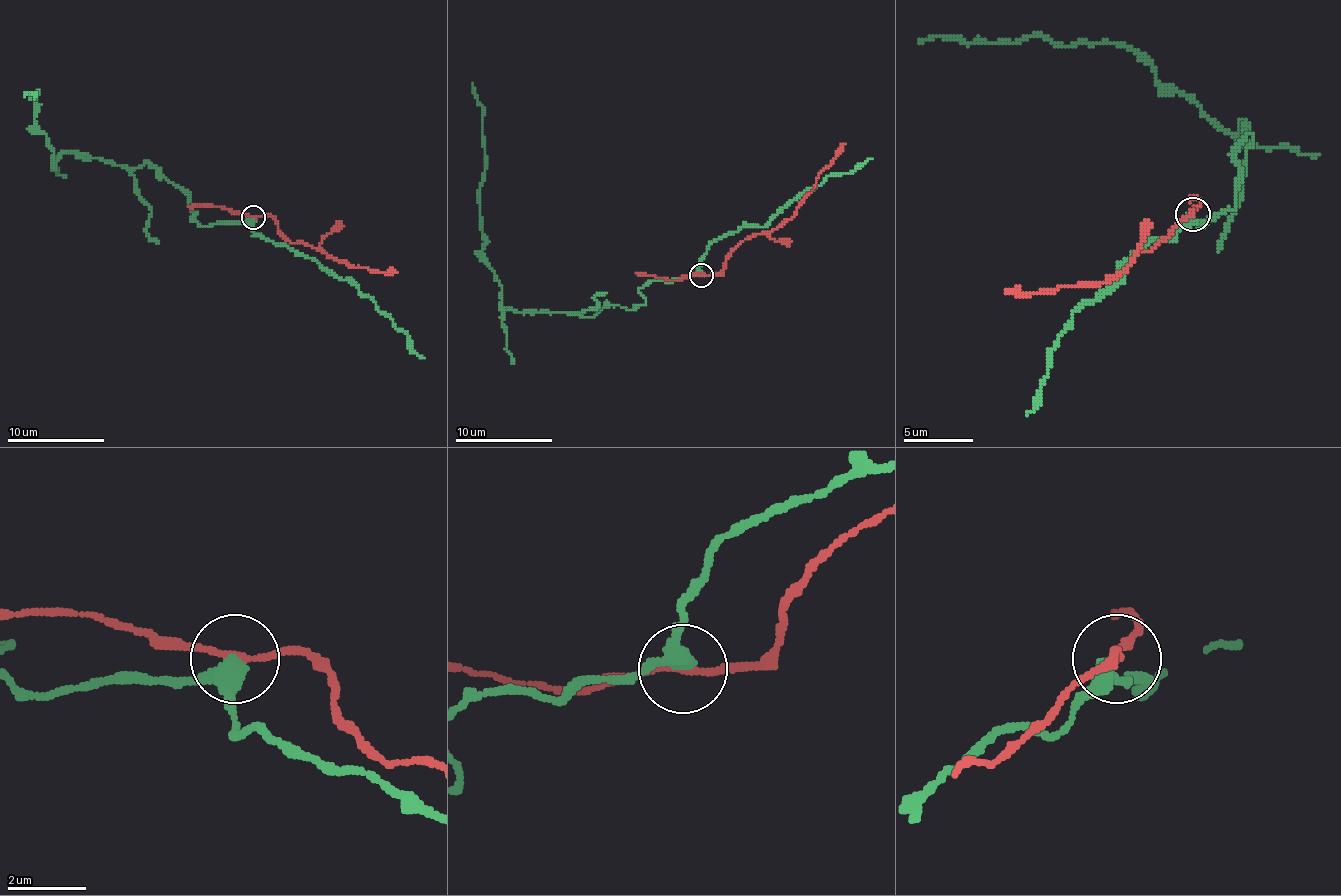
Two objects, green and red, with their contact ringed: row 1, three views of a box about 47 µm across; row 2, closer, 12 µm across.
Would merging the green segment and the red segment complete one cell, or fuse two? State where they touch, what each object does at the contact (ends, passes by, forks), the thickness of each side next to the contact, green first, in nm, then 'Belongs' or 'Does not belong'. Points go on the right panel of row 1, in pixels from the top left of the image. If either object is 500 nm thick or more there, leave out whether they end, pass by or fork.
Place: (1193, 214). At the ring green passes by. At the ring red passes by. Thickness 360 nm (green) against 160 nm. Does not belong

